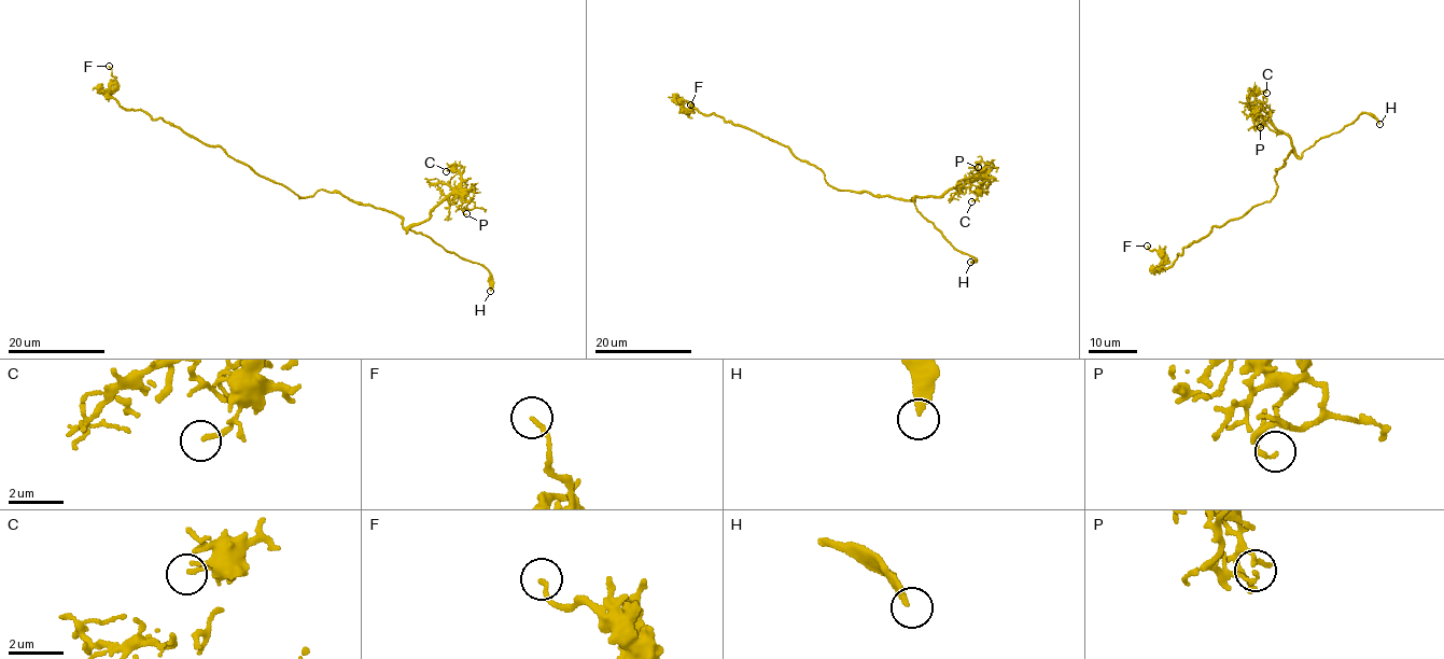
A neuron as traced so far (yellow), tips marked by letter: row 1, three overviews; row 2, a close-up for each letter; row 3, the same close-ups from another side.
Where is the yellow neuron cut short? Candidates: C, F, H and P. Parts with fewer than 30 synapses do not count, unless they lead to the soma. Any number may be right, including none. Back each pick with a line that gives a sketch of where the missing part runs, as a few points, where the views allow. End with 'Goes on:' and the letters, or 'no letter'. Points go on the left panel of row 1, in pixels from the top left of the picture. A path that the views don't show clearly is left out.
H: Course of what is missing: (490, 291), (503, 310), (530, 333), (529, 345)
Goes on: H

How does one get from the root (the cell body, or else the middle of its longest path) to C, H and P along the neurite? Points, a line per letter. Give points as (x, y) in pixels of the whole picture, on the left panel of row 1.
C: (298, 197), (337, 191), (396, 214), (404, 227), (418, 225), (459, 184), (460, 171), (446, 171)
H: (298, 197), (337, 191), (389, 210), (406, 232), (425, 235), (482, 265), (490, 291)
P: (298, 197), (337, 191), (396, 214), (404, 227), (428, 221), (450, 195), (474, 201), (466, 213)

